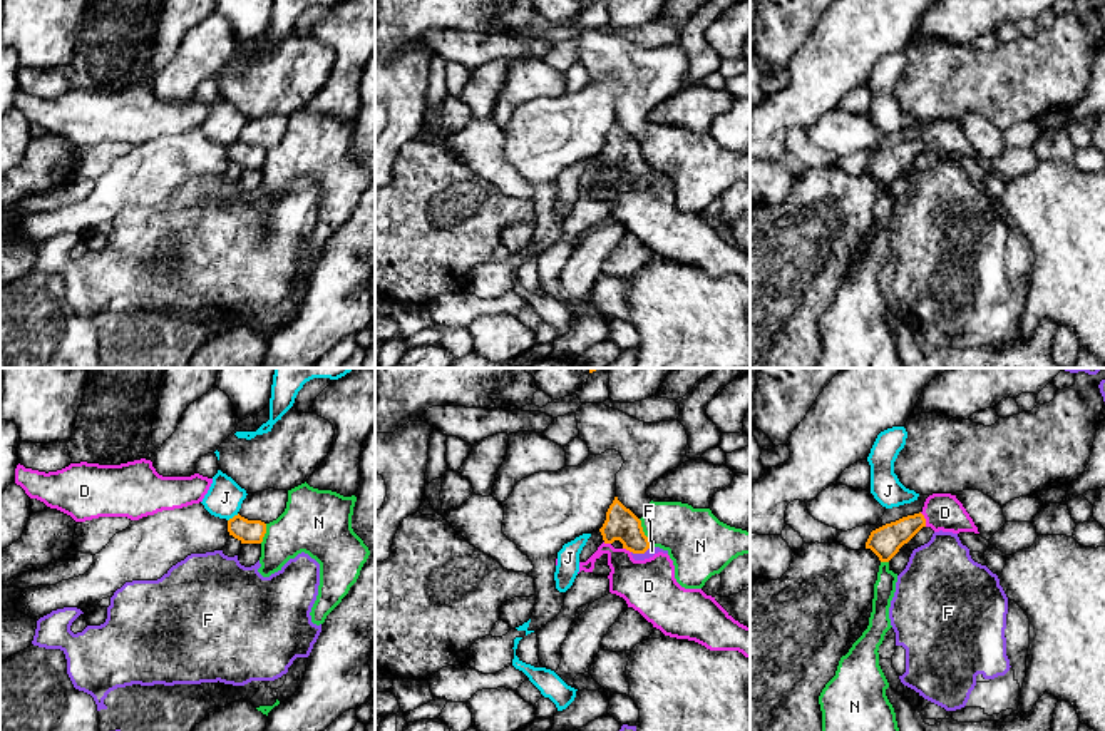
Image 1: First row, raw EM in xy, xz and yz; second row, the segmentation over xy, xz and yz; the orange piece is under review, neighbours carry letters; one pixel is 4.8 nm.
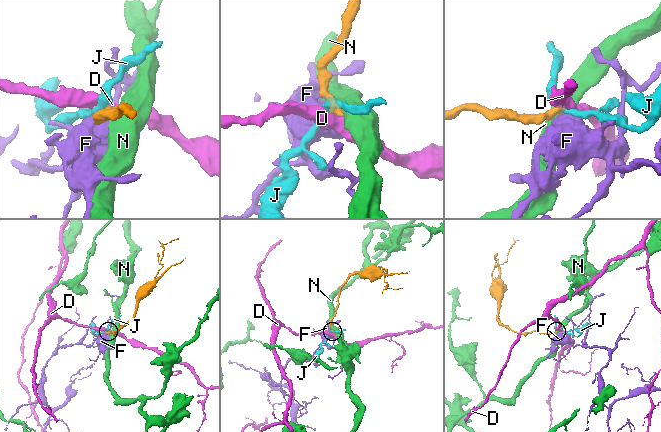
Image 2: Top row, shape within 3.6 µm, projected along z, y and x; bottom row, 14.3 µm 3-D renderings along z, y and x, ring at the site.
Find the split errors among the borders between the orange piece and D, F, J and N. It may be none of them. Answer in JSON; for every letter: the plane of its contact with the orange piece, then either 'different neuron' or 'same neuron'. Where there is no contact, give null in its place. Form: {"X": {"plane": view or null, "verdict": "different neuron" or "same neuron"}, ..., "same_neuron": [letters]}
{"D": {"plane": "yz", "verdict": "same neuron"}, "F": {"plane": "xz", "verdict": "different neuron"}, "J": {"plane": "xy", "verdict": "different neuron"}, "N": {"plane": "xz", "verdict": "different neuron"}, "same_neuron": ["D"]}

